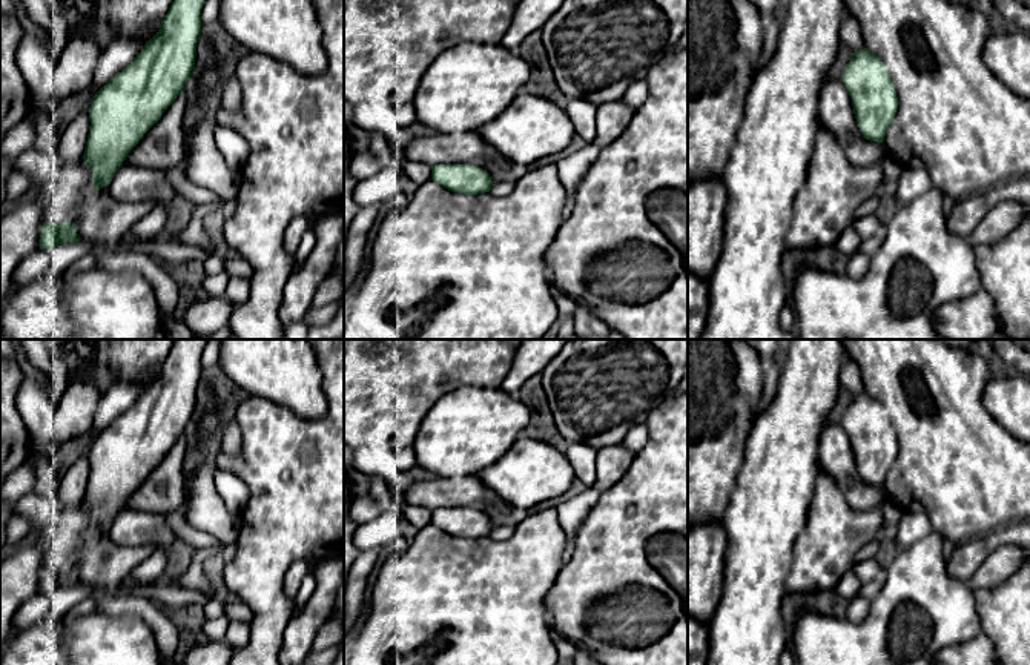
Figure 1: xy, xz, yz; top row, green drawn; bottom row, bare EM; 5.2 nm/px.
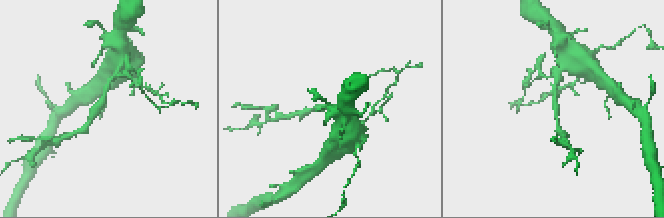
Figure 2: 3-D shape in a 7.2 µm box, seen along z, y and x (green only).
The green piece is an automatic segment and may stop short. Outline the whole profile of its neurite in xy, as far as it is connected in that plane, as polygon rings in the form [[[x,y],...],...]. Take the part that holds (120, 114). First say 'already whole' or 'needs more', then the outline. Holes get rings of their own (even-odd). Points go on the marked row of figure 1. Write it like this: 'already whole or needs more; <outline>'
already whole; [[[173,0],[160,25],[160,31],[144,45],[130,65],[95,94],[89,106],[91,126],[81,158],[92,170],[91,183],[97,190],[111,184],[127,154],[184,91],[195,69],[204,3],[206,0]]]

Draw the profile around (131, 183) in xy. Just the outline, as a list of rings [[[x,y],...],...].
[[[123,166],[115,172],[109,184],[109,194],[120,203],[155,200],[158,204],[169,204],[177,197],[177,192],[167,178],[167,170]]]

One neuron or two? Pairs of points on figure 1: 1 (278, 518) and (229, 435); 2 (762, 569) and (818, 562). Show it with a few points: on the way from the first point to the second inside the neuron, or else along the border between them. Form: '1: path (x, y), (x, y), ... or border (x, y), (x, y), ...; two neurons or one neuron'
1: border (232, 415), (240, 432), (240, 450), (237, 453); two neurons
2: border (802, 532), (794, 544), (792, 565), (783, 592); two neurons

